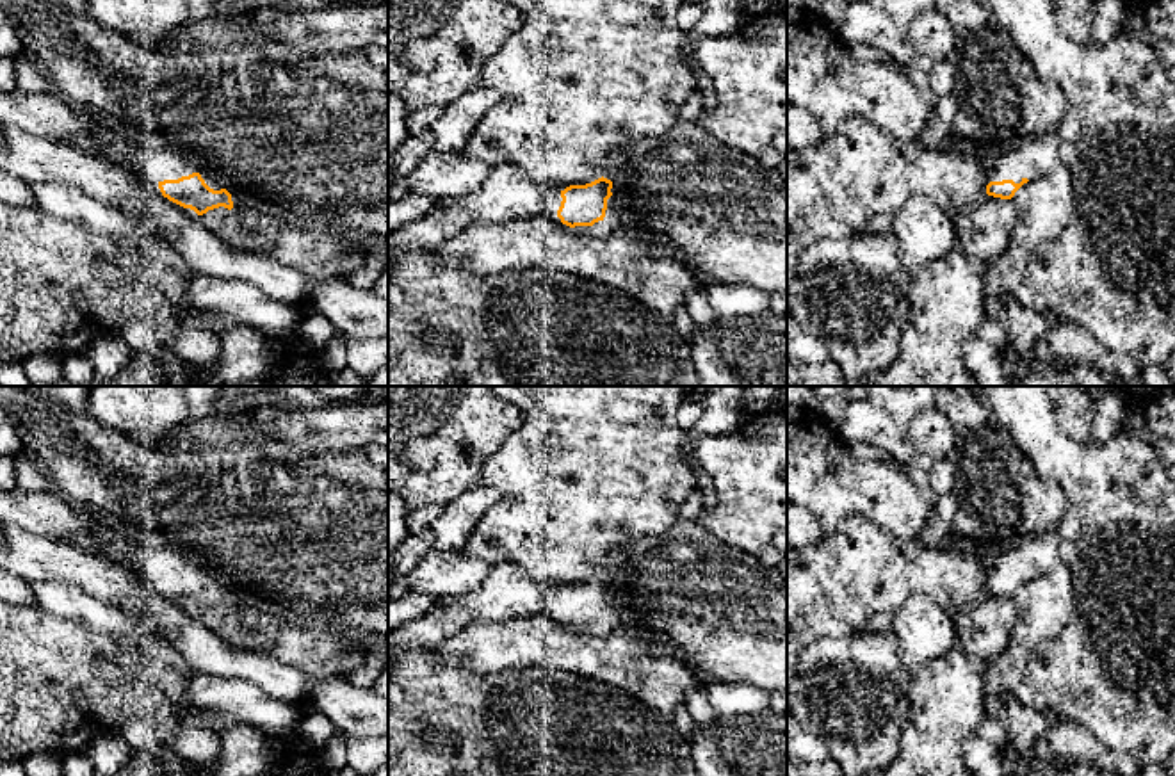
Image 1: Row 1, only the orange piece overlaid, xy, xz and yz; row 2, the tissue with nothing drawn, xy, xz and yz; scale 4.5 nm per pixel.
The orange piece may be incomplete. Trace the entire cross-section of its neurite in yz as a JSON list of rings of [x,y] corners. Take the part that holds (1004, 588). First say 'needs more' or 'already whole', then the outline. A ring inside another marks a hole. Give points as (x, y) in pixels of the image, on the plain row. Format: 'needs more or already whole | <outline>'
needs more | [[[1058,527],[1015,538],[986,562],[986,593],[1011,598],[1024,582],[1056,566],[1059,545]]]

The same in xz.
needs more | [[[604,575],[586,584],[550,586],[545,612],[584,635],[607,635],[621,623],[611,587]]]

